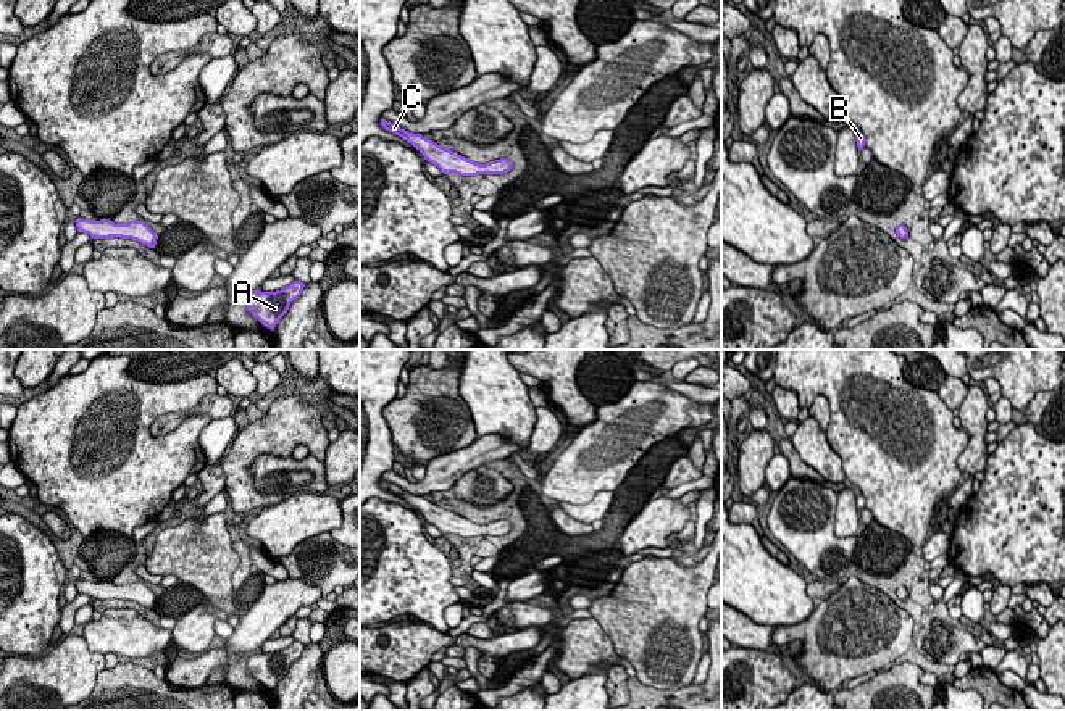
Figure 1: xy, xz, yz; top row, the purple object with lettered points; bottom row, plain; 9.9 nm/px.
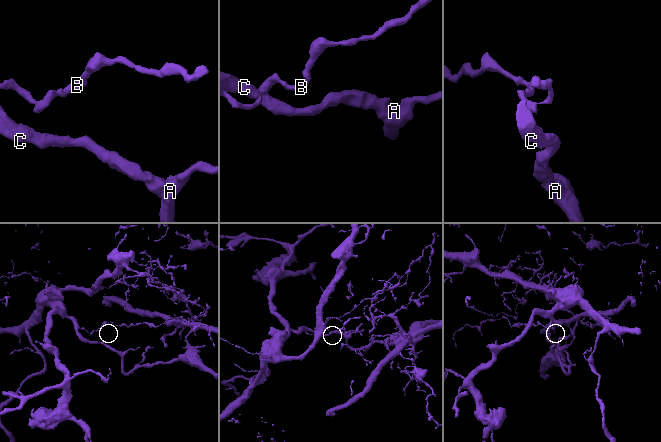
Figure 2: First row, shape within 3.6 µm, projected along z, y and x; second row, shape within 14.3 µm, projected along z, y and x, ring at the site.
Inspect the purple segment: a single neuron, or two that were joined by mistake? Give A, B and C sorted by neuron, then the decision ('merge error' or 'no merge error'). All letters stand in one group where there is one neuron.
groups A / B C; merge error

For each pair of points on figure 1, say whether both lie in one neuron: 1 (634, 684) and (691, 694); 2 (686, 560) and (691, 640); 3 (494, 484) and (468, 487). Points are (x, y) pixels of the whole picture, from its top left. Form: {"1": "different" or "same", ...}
{"1": "same", "2": "different", "3": "same"}

